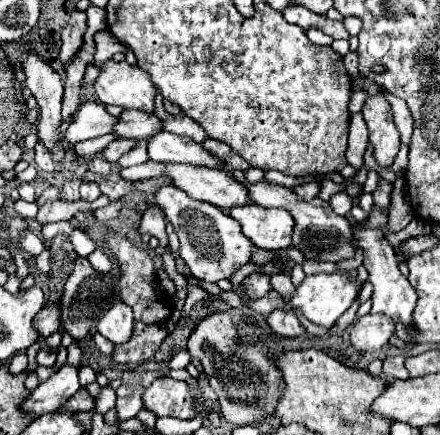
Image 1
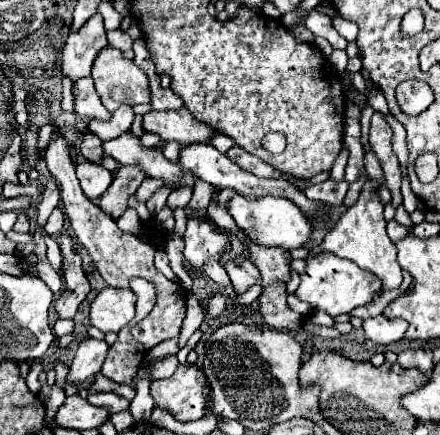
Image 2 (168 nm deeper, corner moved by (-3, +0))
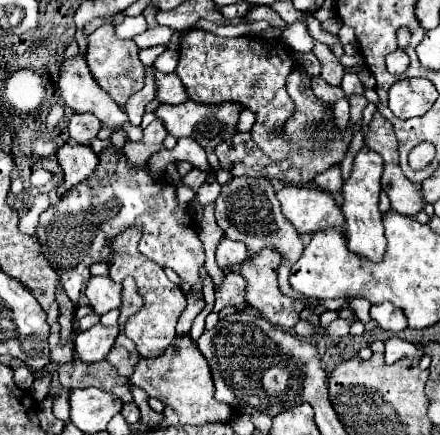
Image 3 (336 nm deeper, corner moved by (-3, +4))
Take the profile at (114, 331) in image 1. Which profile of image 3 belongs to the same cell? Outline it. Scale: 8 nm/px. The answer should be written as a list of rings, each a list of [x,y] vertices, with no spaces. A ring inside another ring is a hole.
[[[89,277],[85,295],[95,309],[97,315],[107,313],[109,309],[117,309],[121,303],[121,285],[109,277]]]

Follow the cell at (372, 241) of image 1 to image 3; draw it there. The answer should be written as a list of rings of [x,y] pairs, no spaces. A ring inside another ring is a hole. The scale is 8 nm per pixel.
[[[361,147],[361,151],[355,155],[355,161],[353,161],[353,171],[351,175],[345,179],[343,183],[343,213],[345,213],[345,235],[347,235],[347,241],[349,241],[349,249],[365,259],[371,259],[371,261],[381,261],[383,255],[385,255],[385,235],[383,235],[383,223],[381,223],[381,211],[377,207],[379,203],[379,193],[381,193],[381,185],[379,185],[379,179],[381,179],[381,173],[383,173],[383,159],[379,153],[371,151],[369,147]]]

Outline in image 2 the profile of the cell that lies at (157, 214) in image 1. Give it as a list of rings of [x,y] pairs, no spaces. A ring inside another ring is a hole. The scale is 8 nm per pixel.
[[[173,189],[169,199],[167,199],[167,207],[171,211],[175,211],[179,207],[187,207],[189,199],[191,199],[191,189]]]

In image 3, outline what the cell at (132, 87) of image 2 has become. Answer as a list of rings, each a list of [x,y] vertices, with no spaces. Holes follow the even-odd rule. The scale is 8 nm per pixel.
[[[111,23],[99,27],[95,33],[89,35],[85,59],[87,59],[87,65],[91,69],[93,79],[101,85],[101,89],[105,89],[109,93],[109,97],[119,107],[123,107],[125,101],[143,87],[145,67],[143,67],[143,63],[139,59],[139,47],[131,39],[119,39],[115,35],[115,27]]]

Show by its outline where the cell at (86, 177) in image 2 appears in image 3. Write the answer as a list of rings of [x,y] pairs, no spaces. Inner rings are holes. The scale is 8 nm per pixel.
[[[65,143],[57,149],[57,161],[65,173],[65,187],[73,187],[79,181],[93,175],[99,159],[89,145]],[[61,149],[61,151],[59,151]]]

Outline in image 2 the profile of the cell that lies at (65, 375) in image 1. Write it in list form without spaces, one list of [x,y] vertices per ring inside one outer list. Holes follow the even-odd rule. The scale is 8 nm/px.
[[[99,339],[81,341],[79,349],[75,353],[75,359],[73,359],[71,367],[69,367],[67,383],[69,385],[81,385],[89,377],[97,375],[103,361],[105,361],[107,349],[109,349],[109,345],[105,341],[99,341]]]

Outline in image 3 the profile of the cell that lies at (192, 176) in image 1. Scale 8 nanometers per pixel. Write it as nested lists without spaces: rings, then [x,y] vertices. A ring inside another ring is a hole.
[[[83,57],[63,61],[63,71],[57,85],[61,99],[75,113],[93,113],[103,127],[115,125],[121,129],[121,125],[127,121],[127,113],[117,107],[117,103],[103,89],[97,87]]]

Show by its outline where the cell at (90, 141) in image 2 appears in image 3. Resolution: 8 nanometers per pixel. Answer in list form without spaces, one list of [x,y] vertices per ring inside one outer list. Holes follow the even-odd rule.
[[[73,113],[69,119],[69,135],[81,143],[81,145],[89,145],[91,139],[97,135],[97,131],[101,129],[101,121],[89,113]]]

